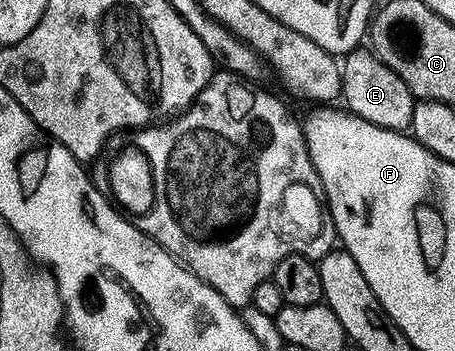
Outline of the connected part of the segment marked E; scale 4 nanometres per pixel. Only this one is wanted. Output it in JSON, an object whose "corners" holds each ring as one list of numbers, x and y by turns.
{"corners":[[357,47,347,52,343,58,341,70,341,96,343,101,346,101,347,110,370,124,387,128,390,131,405,132,411,128,415,97,404,81,401,81,392,69,388,69,373,50]]}

